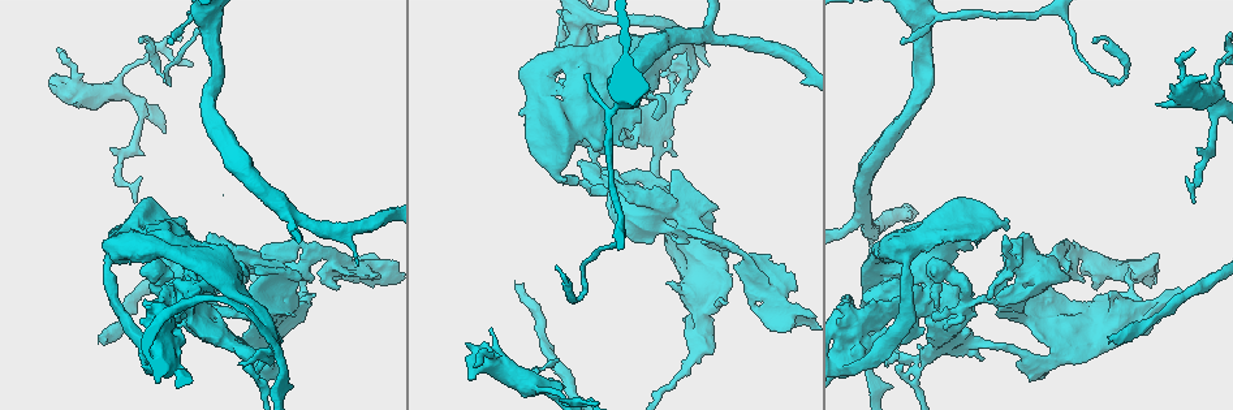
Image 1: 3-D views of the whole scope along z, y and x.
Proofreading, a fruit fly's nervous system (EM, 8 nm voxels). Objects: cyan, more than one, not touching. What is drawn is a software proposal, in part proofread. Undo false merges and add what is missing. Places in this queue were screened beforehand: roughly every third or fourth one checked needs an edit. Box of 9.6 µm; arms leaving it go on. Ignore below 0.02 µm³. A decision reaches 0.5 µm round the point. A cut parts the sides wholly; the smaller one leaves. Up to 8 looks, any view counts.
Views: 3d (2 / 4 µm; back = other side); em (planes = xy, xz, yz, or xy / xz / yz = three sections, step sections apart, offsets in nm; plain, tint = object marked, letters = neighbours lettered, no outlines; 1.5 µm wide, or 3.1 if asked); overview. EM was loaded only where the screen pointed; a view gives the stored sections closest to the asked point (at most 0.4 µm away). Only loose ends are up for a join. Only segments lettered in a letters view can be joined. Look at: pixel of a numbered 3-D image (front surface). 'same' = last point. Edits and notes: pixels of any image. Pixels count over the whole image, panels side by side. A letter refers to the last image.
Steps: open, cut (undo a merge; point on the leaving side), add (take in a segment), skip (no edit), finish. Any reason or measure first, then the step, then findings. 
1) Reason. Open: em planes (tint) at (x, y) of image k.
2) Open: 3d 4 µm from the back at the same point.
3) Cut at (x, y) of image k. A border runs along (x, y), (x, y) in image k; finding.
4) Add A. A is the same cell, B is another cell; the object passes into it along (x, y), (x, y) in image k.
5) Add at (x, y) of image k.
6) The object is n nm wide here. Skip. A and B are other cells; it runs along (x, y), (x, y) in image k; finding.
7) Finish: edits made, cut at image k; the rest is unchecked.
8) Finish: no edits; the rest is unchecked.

Branch stops here. Open: em planes (tint) at (99, 338) of image 1.

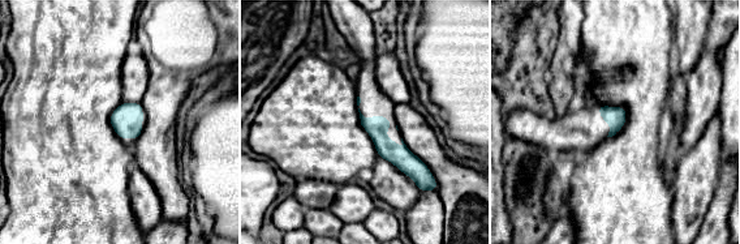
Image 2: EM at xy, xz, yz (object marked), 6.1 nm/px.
Open: em planes (letters) at the same point.

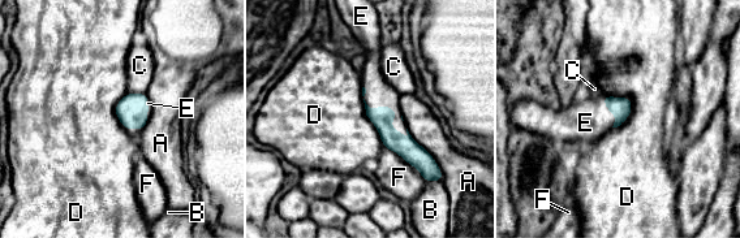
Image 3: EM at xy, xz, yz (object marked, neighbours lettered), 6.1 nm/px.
The object is 130 nm wide here. Add at (378, 92) of image 3. E is the same cell, A, B, C, D and F are other cells; it goes on there.

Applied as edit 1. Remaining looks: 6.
See it whole again. Open: overview.

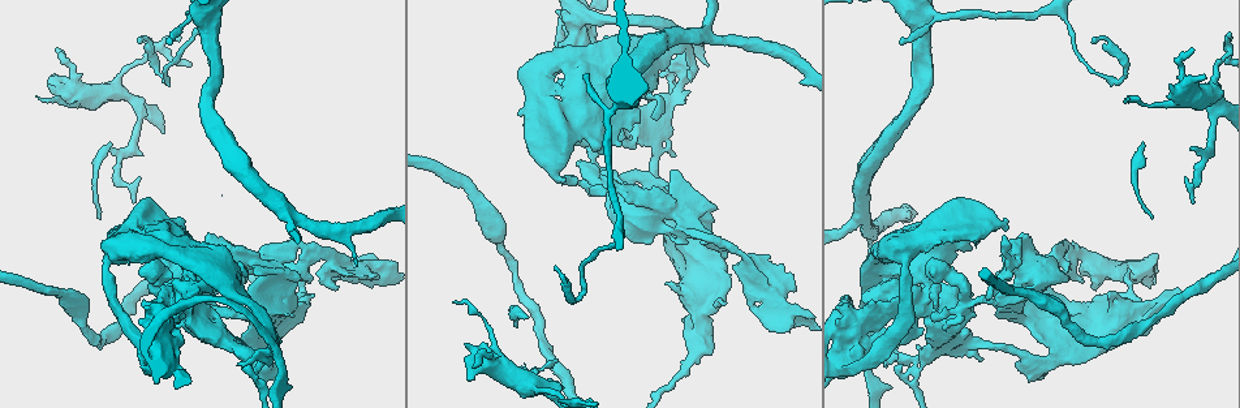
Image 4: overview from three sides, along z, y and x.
Tapers out. Open: em planes (letters) at (901, 44) of image 4.

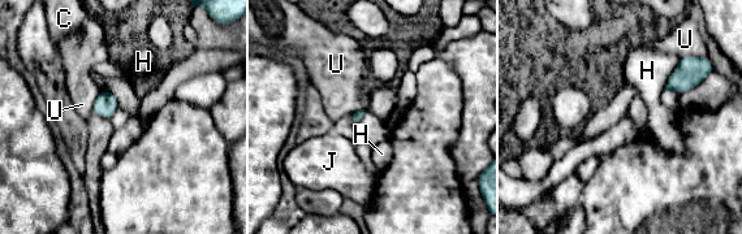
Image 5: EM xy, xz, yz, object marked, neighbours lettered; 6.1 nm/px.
Skip. C, H, J and U are other cells; a border runs along (363, 108), (349, 113) in image 5; none of them fits.

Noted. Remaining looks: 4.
Side arm on a straight run. Open: 3d 4 µm at (288, 213) of image 4.

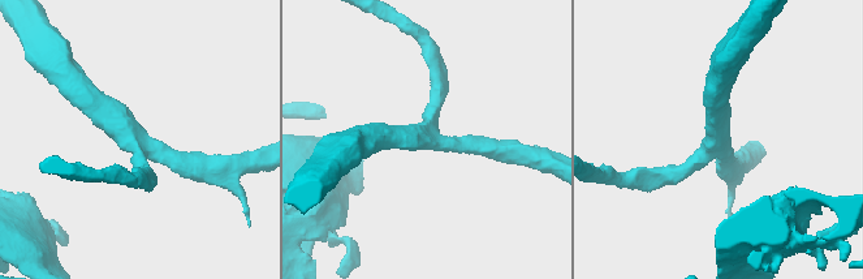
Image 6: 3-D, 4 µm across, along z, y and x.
3 arms meet here; the arms are 220, 240, 340 nm wide. Open: em planes (letters) at (423, 141) of image 6.

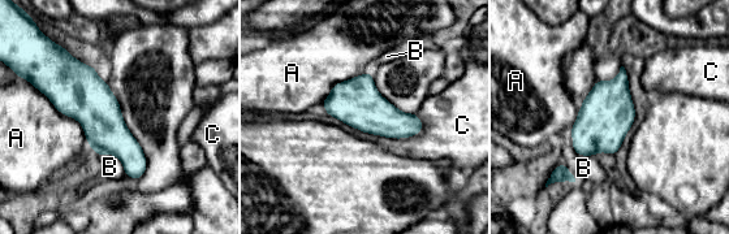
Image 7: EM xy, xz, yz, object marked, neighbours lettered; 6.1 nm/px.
Skip. A, B and C are other cells; a border runs along (415, 113), (422, 129), (409, 137) in image 7; continuous, no second neuron.

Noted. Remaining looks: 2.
An open end. Open: em xz step 4 (tint) at (1144, 334) of image 4.

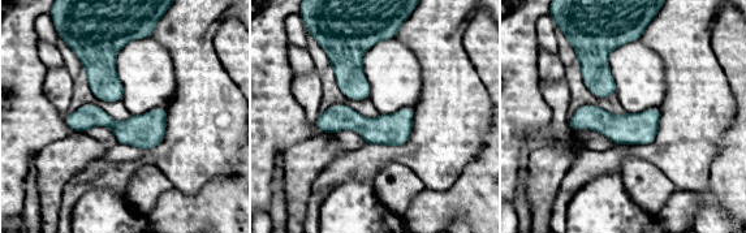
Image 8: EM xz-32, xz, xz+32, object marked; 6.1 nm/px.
Another direction. Open: em planes (letters) at the same point.

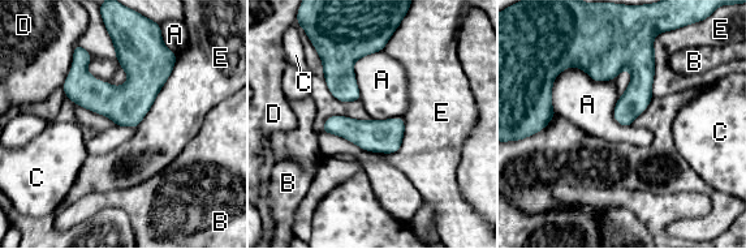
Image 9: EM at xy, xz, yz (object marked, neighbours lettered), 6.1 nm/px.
Skip. A, B, C, D and E are other cells; a border runs along (613, 78), (568, 67), (551, 106) in image 9; no lettered segment goes on from it.

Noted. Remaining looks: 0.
Finish: edits made, add at image 3; the rest is unchecked.

